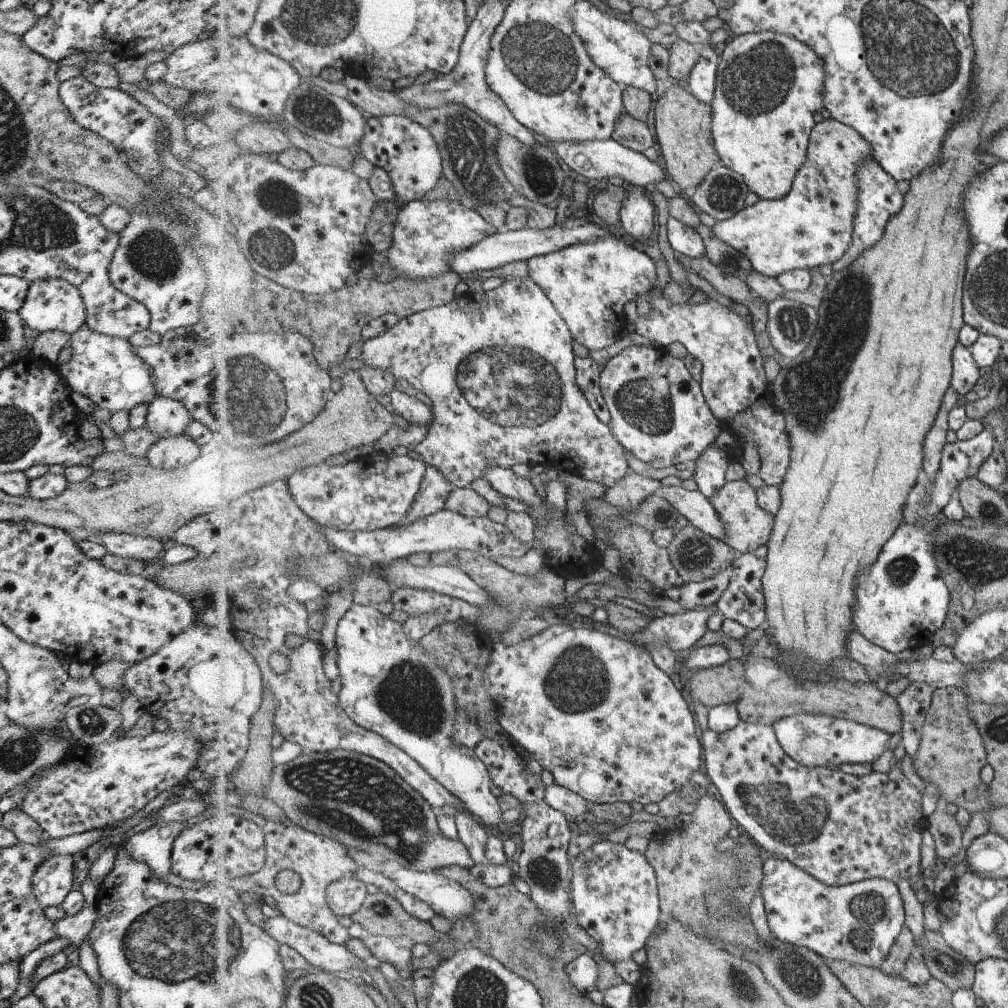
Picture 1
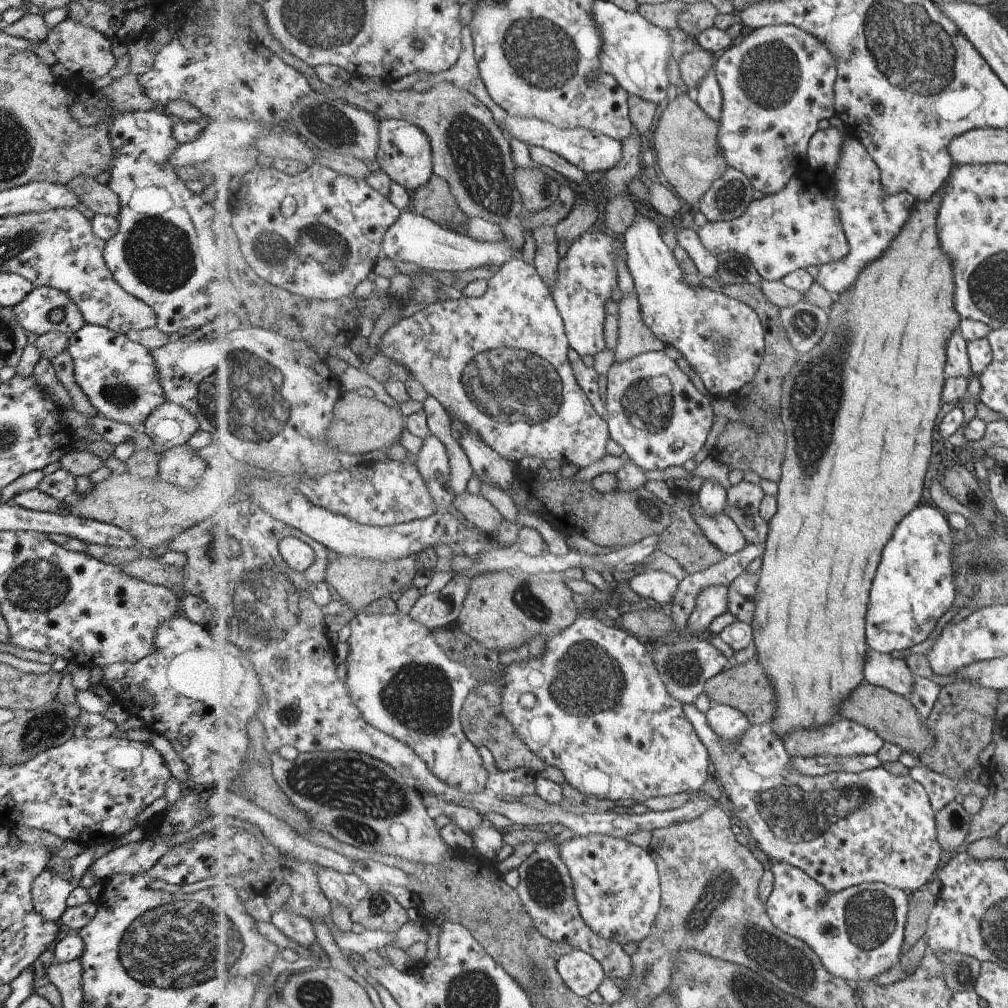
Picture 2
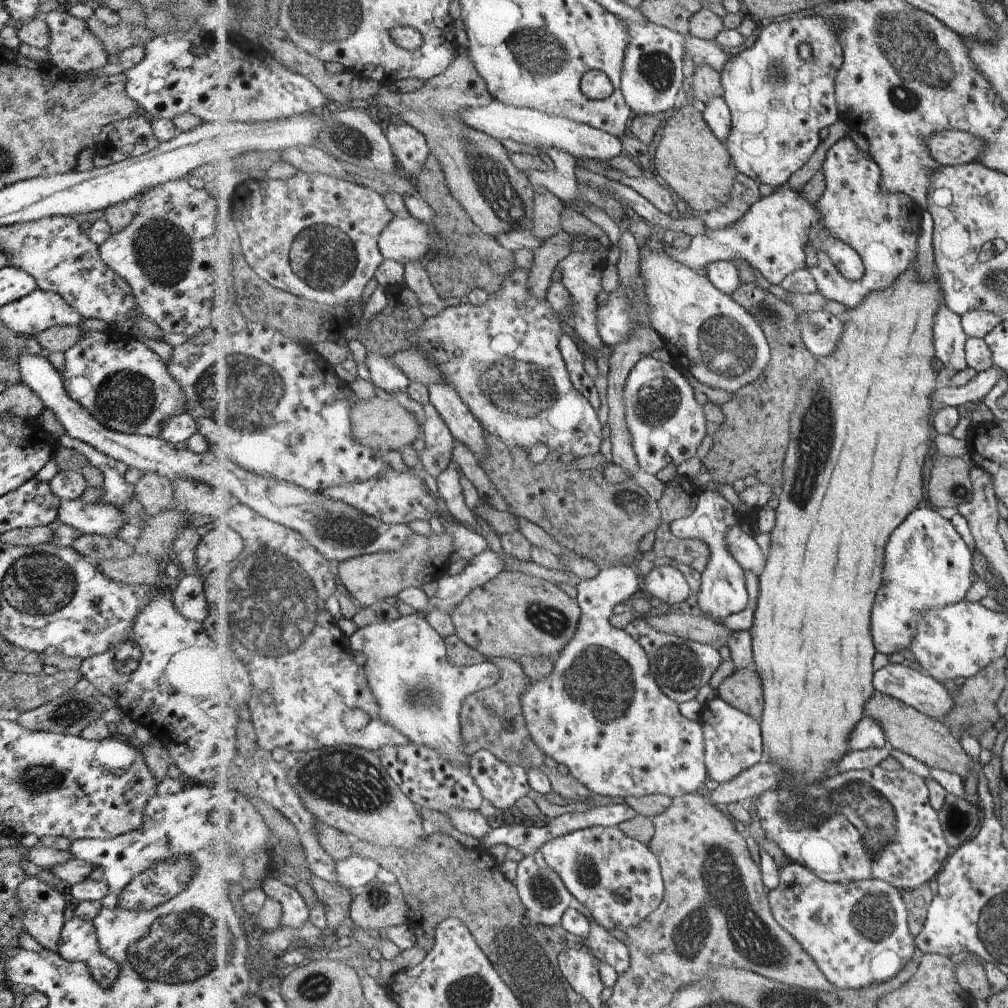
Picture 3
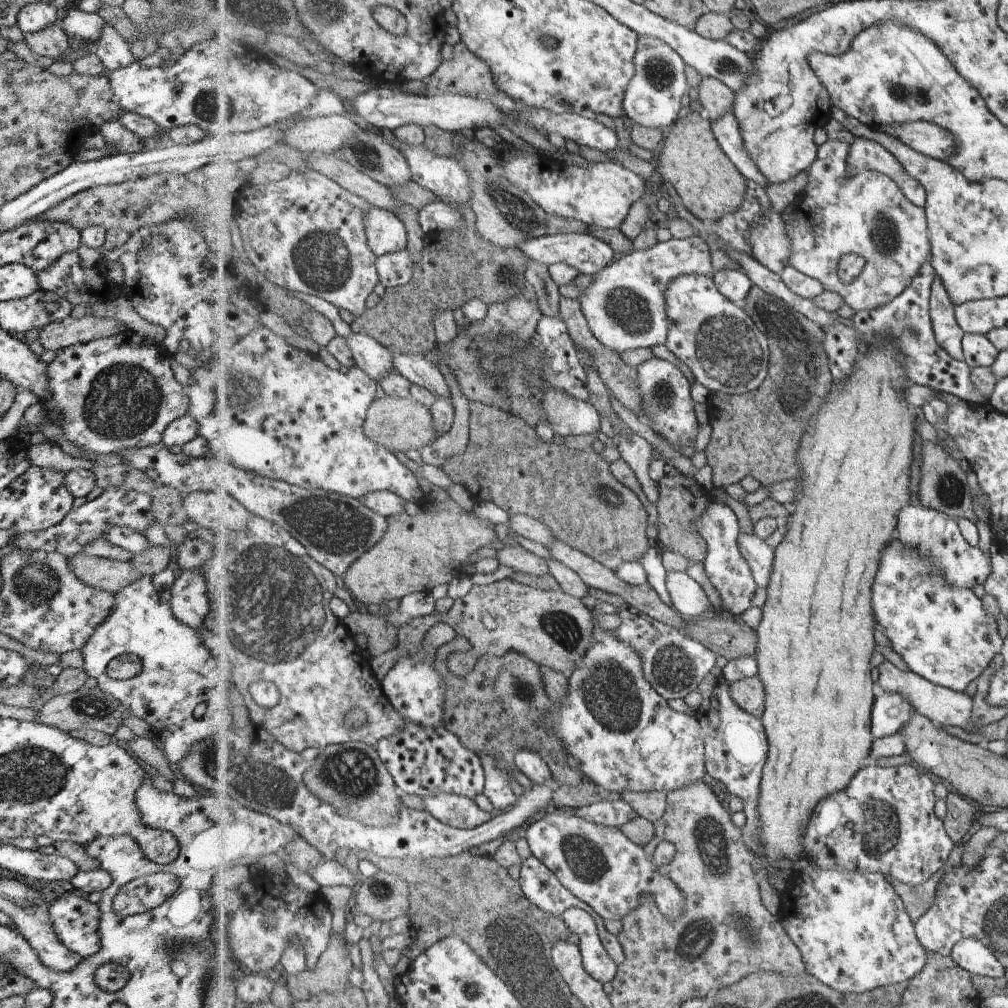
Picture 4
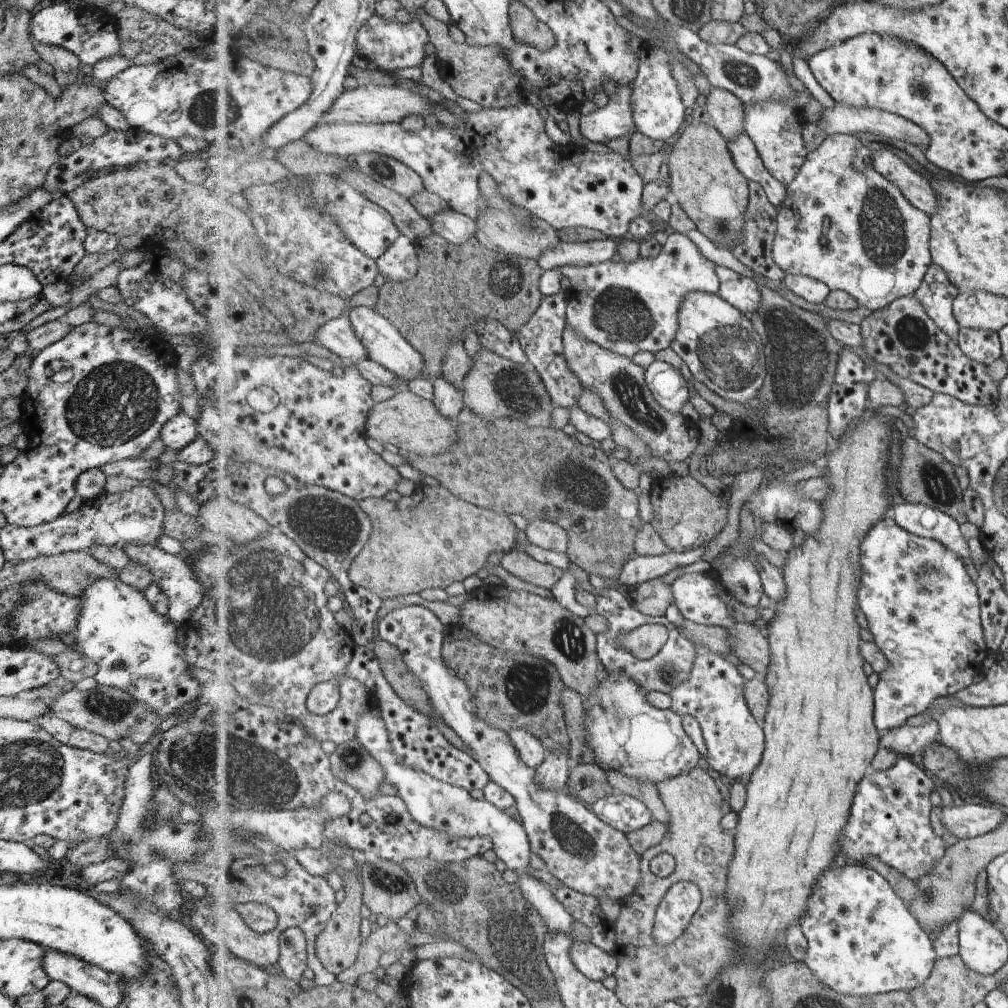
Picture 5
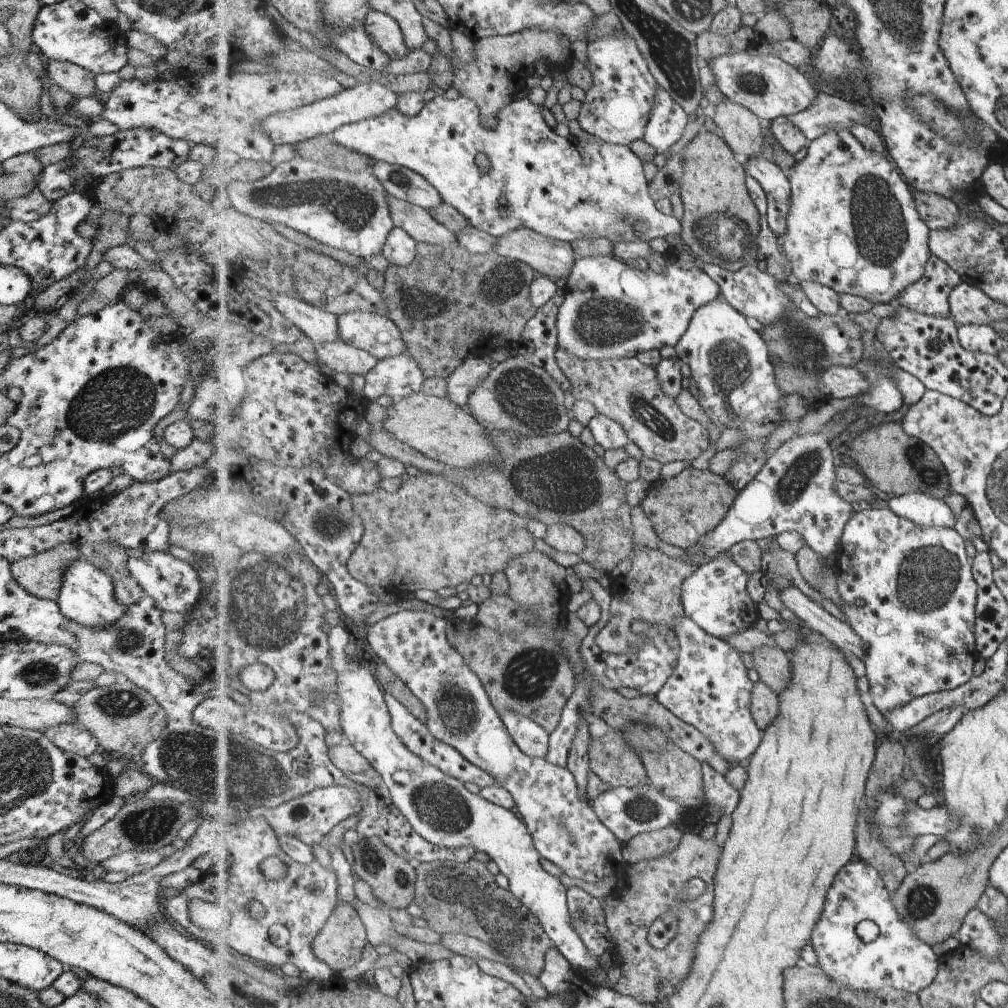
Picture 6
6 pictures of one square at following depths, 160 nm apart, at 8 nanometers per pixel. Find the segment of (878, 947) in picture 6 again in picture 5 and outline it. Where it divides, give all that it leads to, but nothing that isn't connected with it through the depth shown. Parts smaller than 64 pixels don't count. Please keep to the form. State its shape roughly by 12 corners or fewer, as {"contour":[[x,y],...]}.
{"contour":[[867,864],[827,869],[799,922],[839,994],[909,991],[936,947]]}

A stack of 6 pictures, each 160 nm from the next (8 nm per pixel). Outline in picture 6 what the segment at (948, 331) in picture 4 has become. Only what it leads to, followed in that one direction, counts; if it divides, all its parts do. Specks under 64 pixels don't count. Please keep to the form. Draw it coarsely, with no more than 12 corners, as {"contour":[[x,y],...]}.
{"contour":[[932,254],[925,277],[895,301],[917,313],[947,317],[963,278]]}

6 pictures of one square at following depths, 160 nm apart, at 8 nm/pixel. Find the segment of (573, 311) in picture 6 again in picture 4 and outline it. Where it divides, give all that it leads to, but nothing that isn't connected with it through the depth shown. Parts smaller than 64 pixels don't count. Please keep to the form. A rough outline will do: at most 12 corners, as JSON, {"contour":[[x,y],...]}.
{"contour":[[672,237],[616,258],[579,298],[618,353],[665,345],[665,289],[714,278],[709,244]]}

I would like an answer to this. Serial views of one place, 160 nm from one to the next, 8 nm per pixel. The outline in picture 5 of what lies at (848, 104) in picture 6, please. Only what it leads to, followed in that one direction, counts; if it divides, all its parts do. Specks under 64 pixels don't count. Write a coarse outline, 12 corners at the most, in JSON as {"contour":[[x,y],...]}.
{"contour":[[838,104],[818,125],[828,135],[871,132],[903,140],[923,153],[925,127],[901,115]]}

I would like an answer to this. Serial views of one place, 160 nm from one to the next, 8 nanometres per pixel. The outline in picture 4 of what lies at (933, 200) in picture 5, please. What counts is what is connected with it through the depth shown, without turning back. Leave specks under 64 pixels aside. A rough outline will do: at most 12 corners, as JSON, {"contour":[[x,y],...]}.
{"contour":[[856,137],[847,178],[861,171],[889,175],[918,207],[926,188],[880,142]]}

